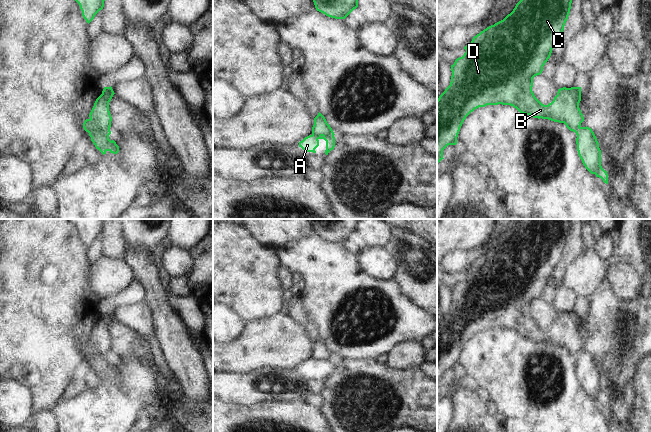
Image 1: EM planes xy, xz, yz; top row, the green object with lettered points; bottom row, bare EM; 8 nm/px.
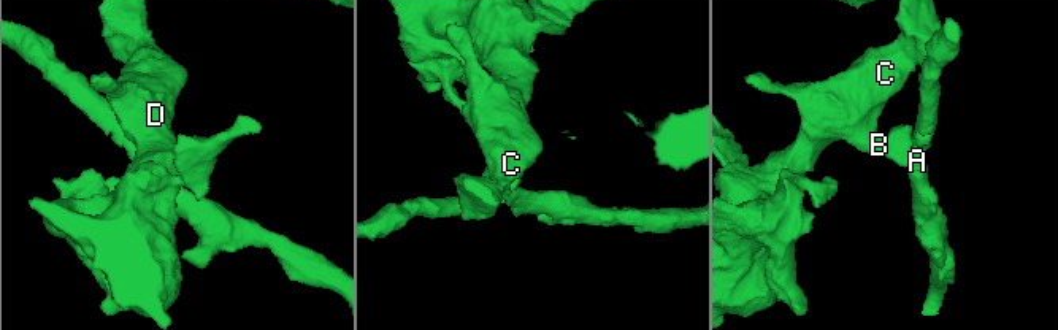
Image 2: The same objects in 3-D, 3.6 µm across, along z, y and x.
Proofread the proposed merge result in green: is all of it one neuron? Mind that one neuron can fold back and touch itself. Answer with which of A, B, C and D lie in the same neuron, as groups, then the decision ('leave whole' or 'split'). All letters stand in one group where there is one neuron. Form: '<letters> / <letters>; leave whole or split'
A / B C D; split

